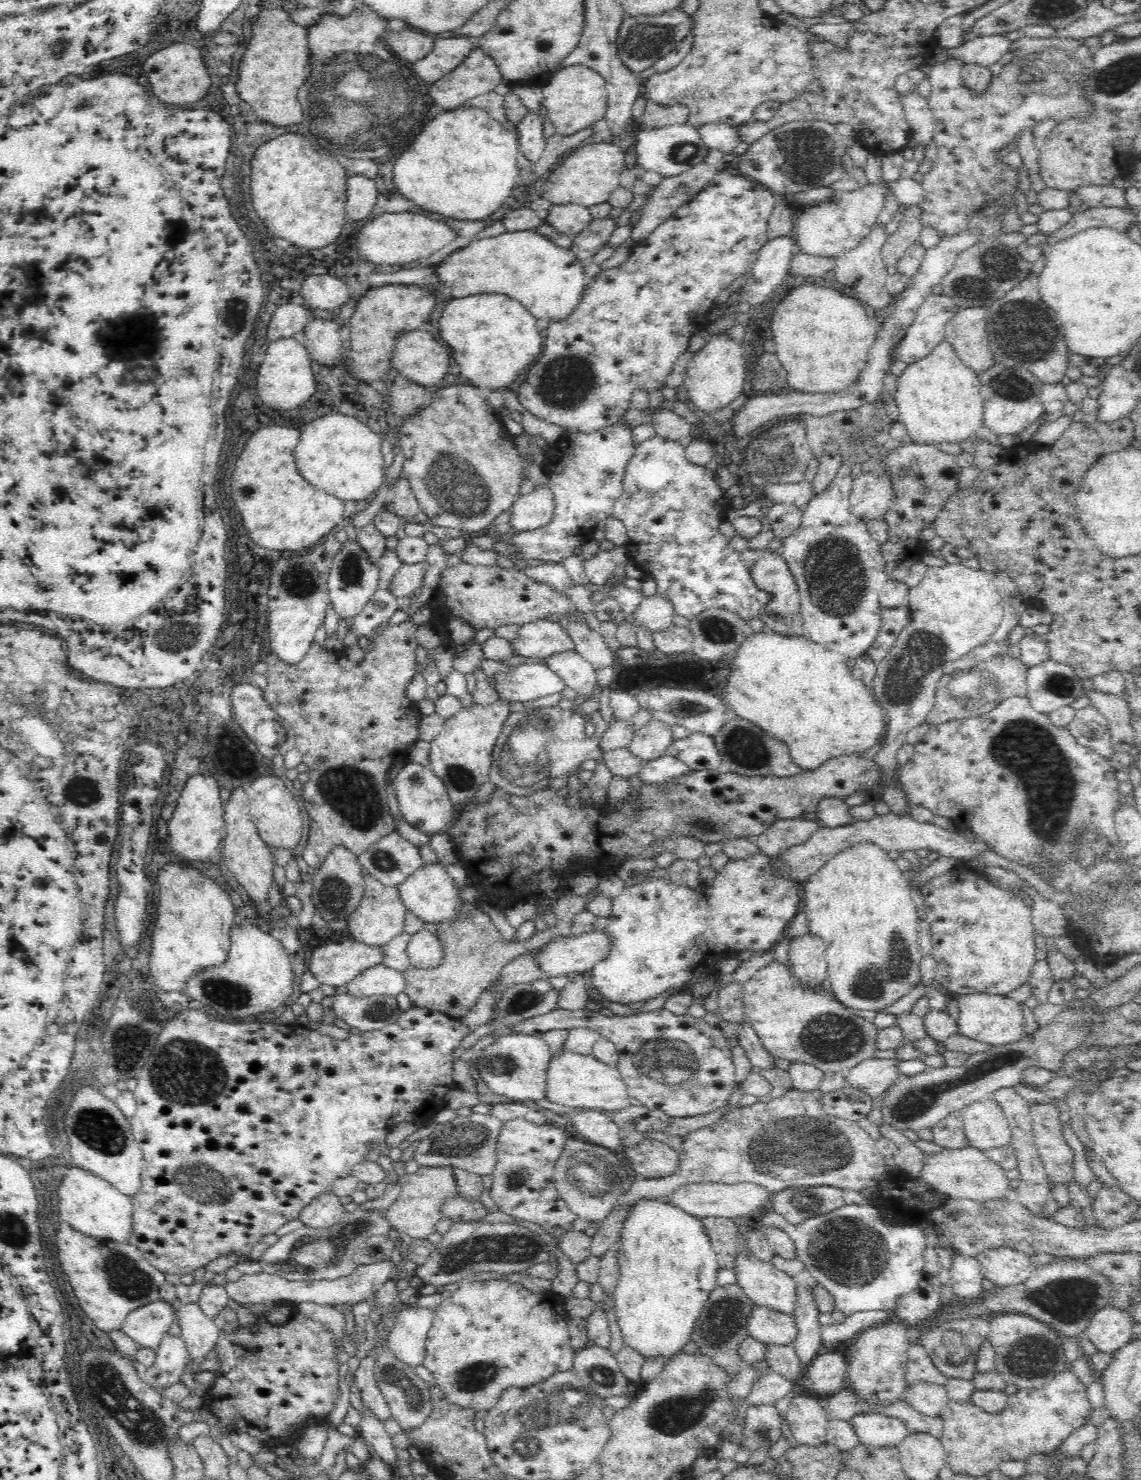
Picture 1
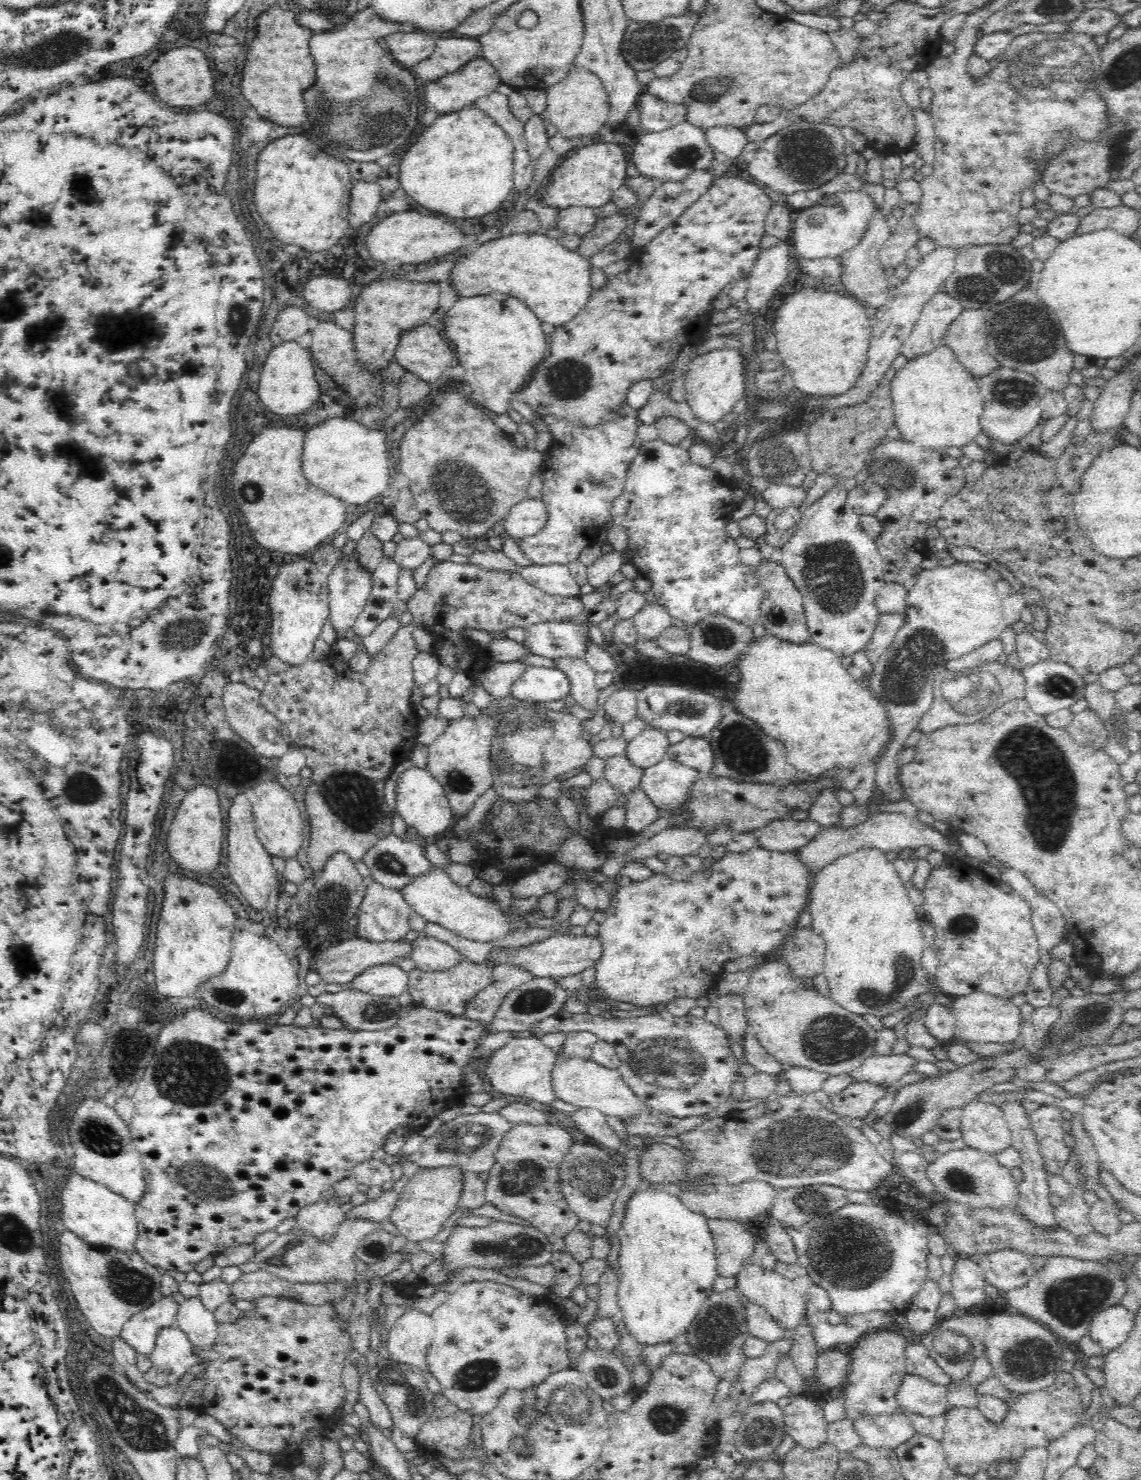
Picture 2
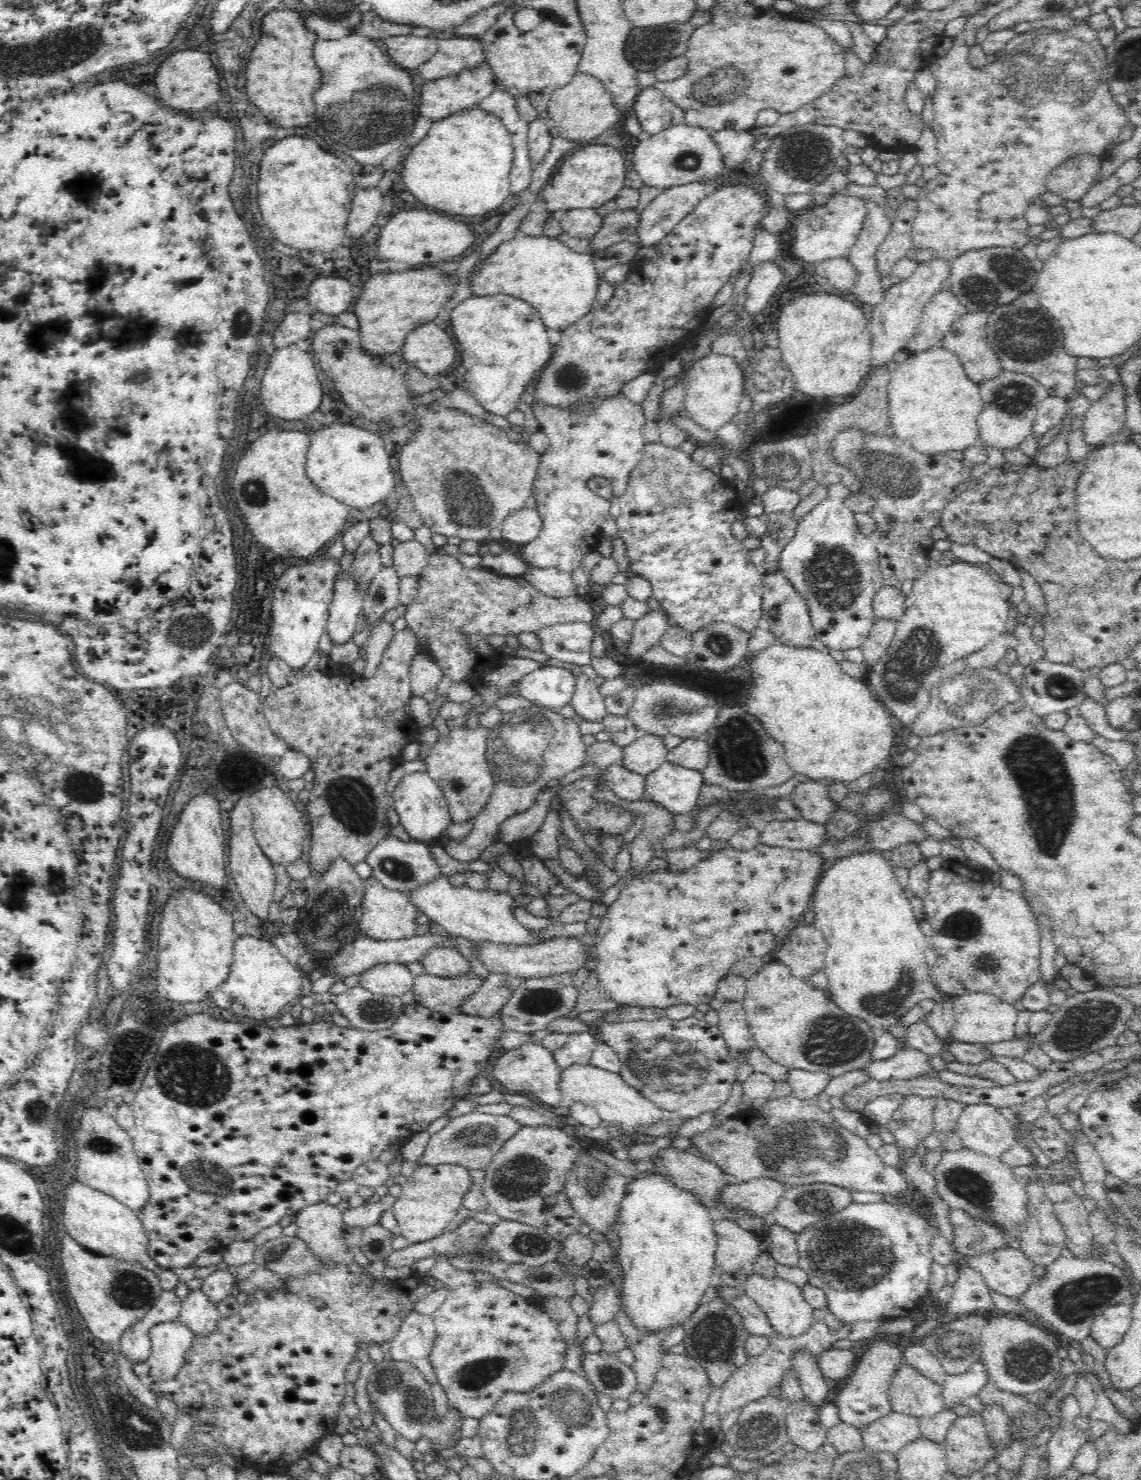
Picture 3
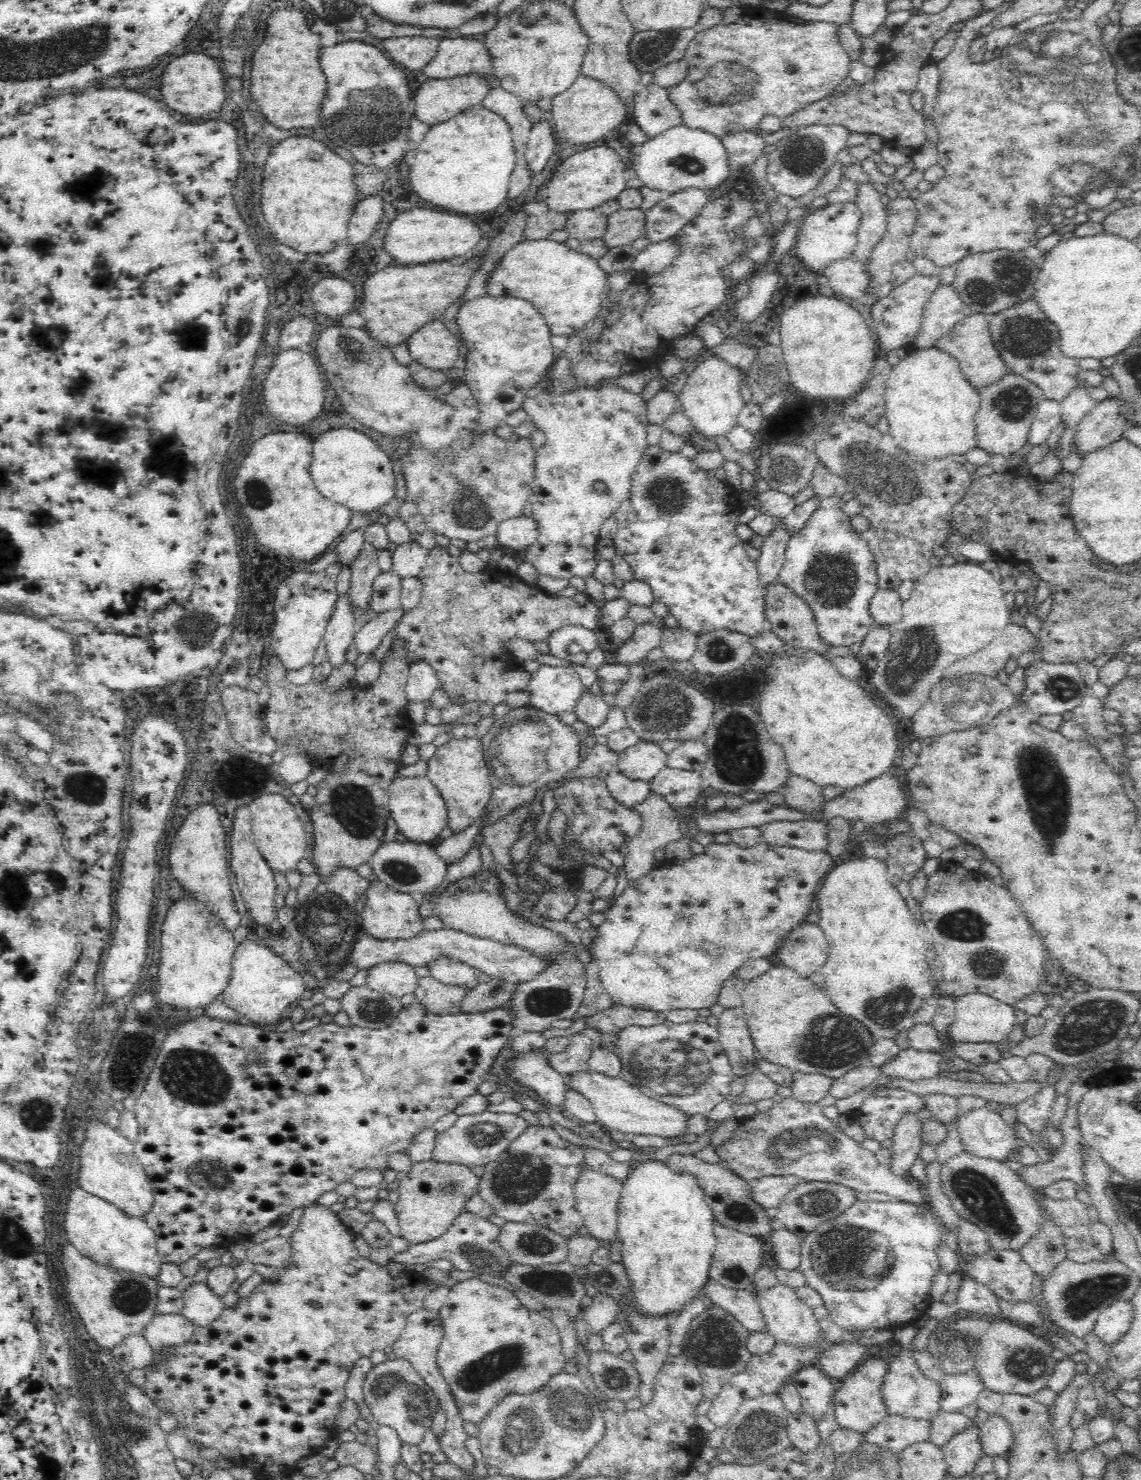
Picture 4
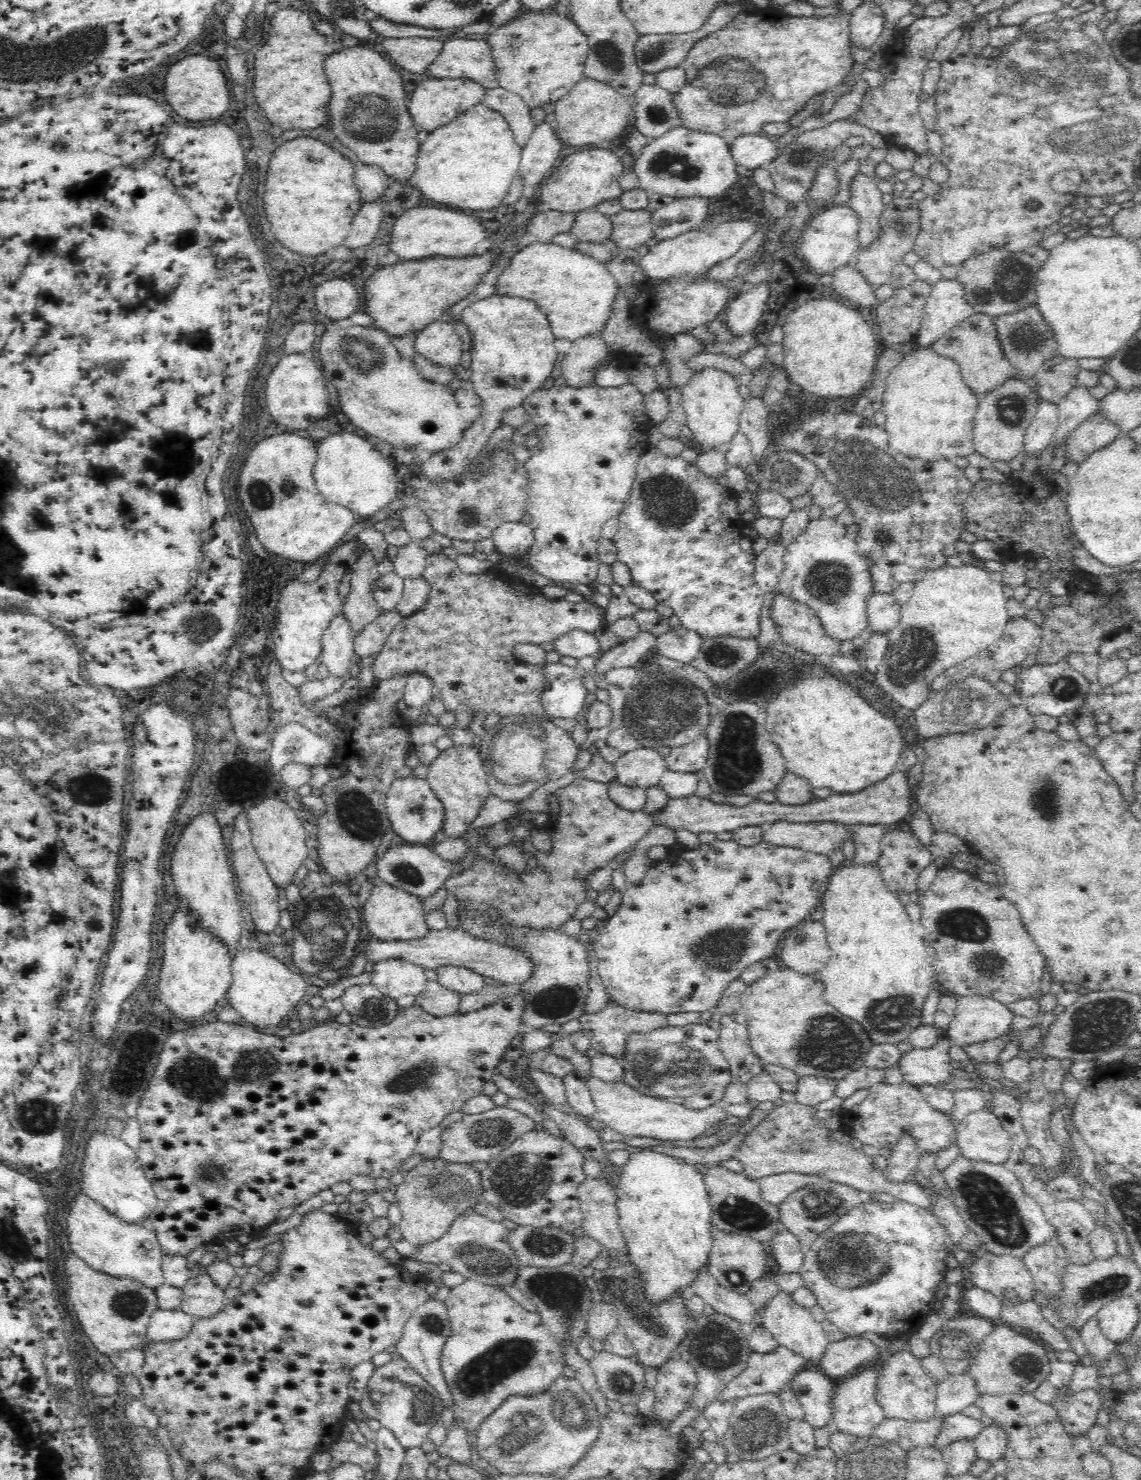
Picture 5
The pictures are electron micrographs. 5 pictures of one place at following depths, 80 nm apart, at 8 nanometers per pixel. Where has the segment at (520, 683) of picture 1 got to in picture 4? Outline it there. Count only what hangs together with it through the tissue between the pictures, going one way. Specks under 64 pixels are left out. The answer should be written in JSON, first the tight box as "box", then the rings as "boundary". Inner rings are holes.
{"box":[530,665,586,715],"boundary":[[[541,665],[530,680],[530,706],[558,715],[574,712],[576,700],[586,689],[571,667]]]}

